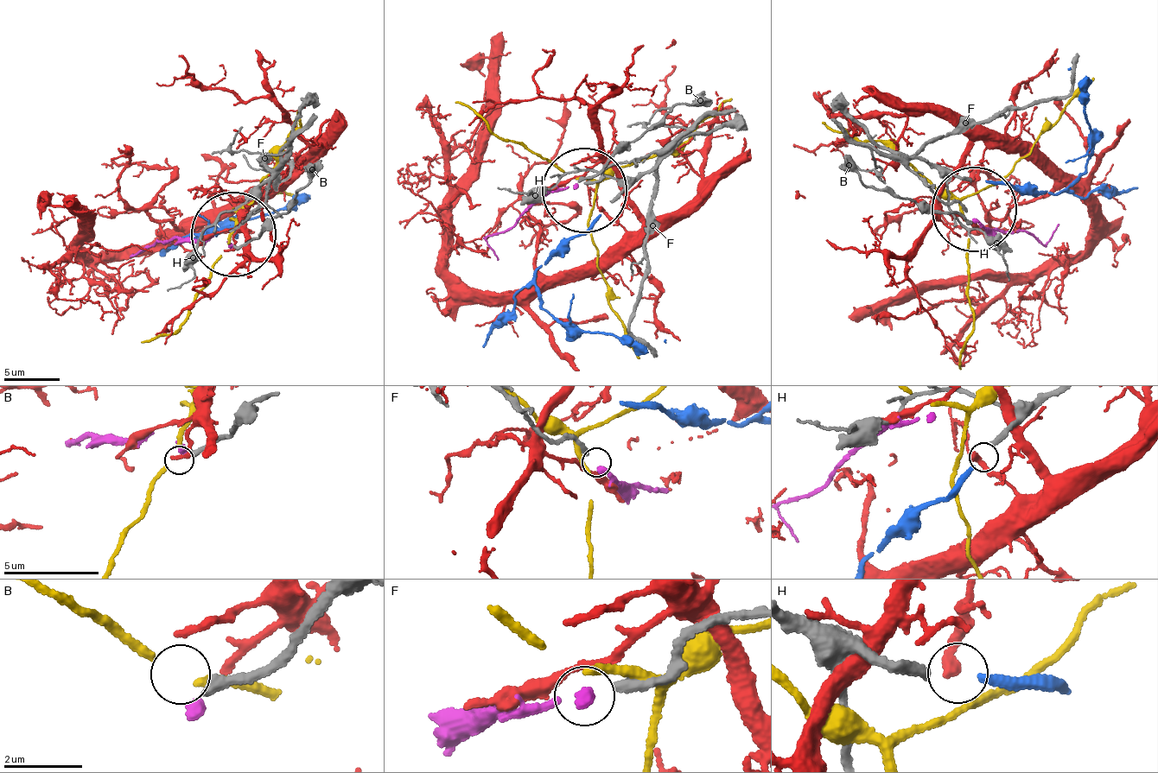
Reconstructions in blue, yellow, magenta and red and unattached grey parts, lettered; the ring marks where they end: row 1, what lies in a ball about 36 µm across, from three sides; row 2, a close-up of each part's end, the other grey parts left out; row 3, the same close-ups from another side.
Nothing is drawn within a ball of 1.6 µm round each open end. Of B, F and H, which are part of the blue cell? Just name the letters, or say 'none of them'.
H

